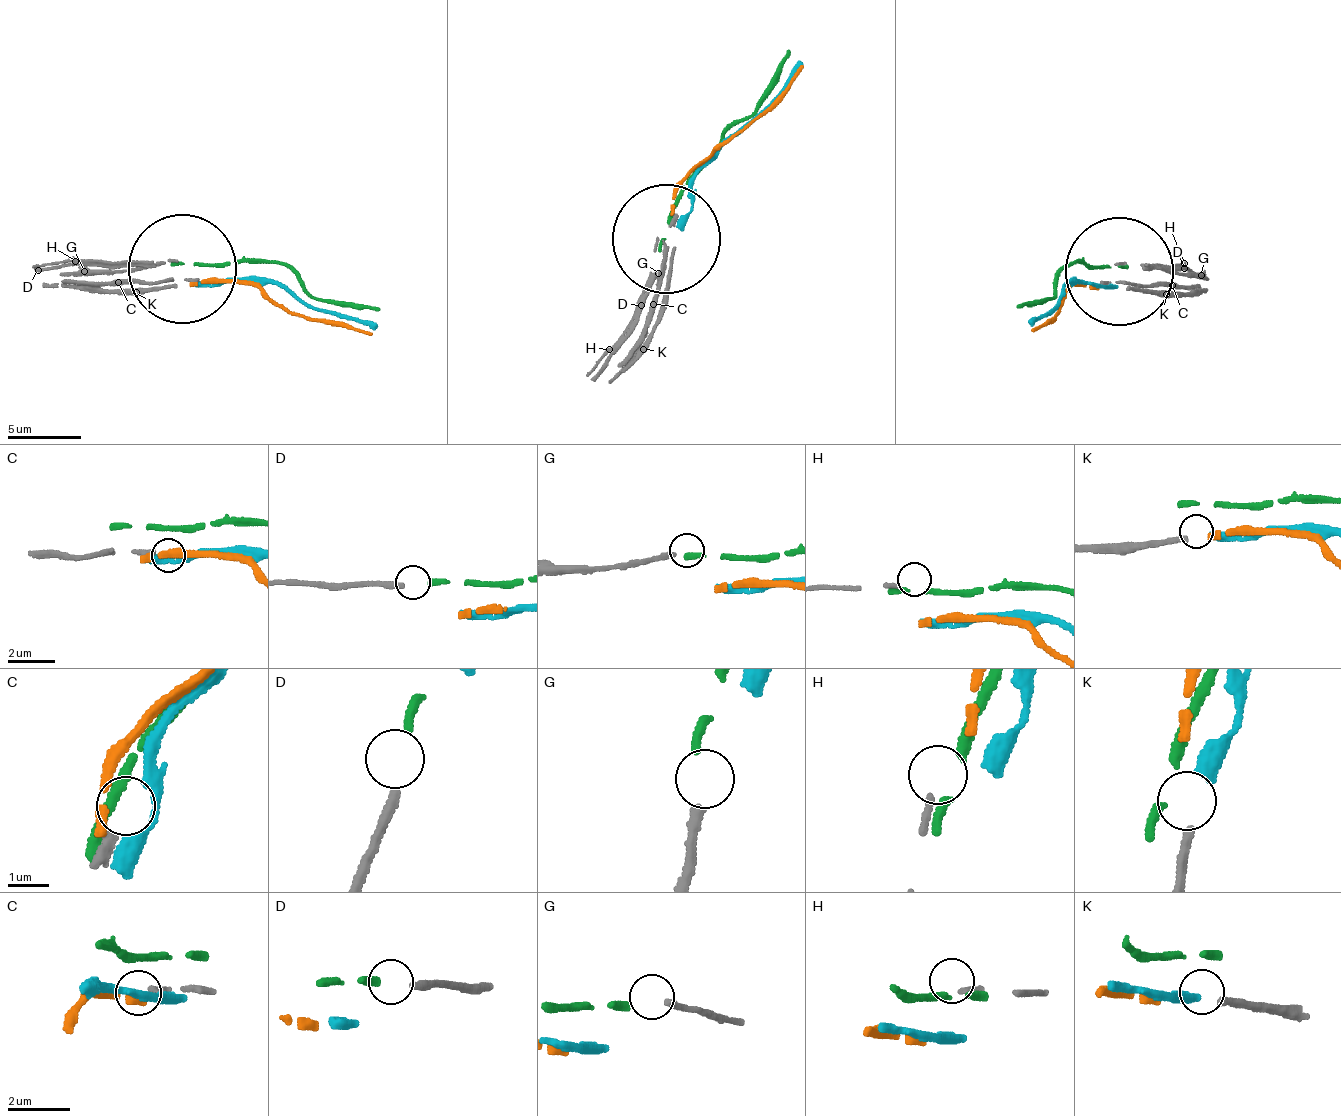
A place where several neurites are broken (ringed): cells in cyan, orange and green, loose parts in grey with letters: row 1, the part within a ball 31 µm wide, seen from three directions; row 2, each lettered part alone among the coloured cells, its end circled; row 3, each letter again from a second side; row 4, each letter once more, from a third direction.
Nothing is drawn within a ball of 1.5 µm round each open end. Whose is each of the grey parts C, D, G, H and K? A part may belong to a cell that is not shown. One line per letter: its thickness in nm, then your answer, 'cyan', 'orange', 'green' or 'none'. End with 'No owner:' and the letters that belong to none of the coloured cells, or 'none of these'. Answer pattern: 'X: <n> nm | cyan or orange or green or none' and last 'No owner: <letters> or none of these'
C: 240 nm | none
D: 240 nm | green
G: 200 nm | none
H: 160 nm | none
K: 220 nm | cyan
No owner: C, G, H

